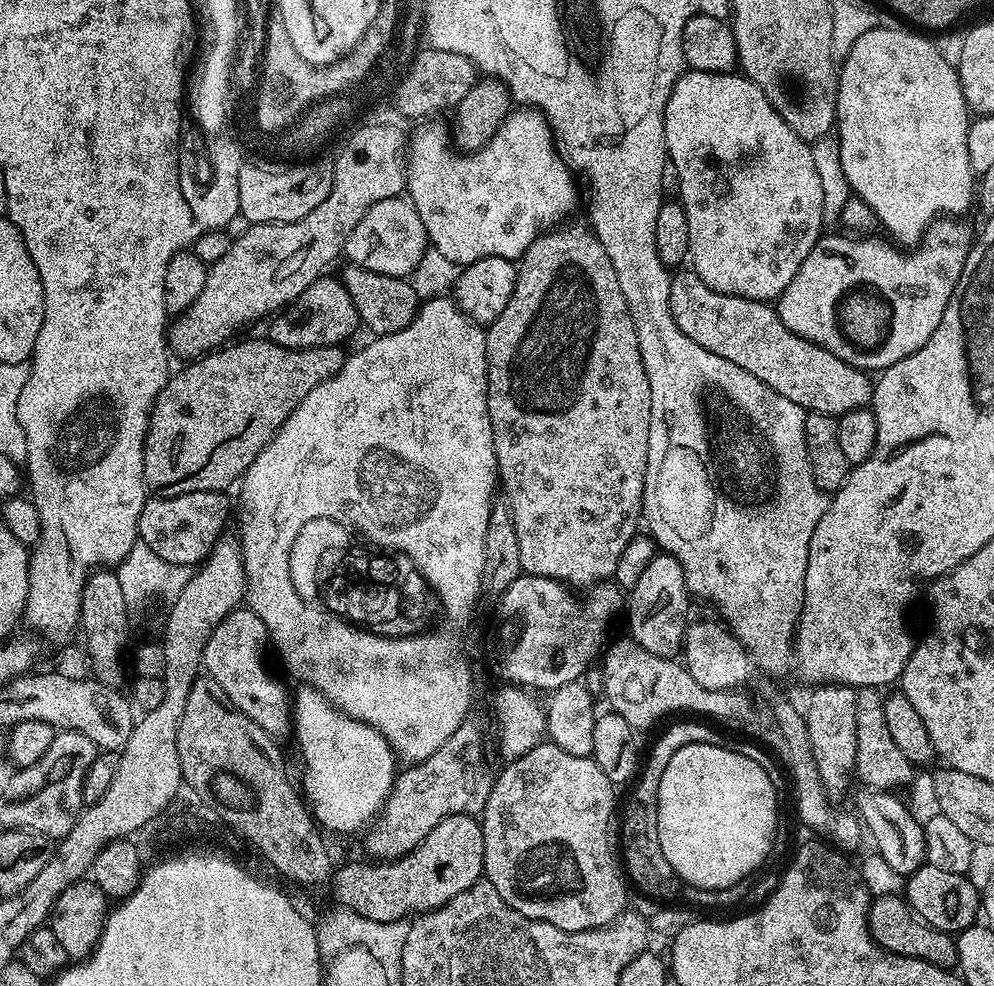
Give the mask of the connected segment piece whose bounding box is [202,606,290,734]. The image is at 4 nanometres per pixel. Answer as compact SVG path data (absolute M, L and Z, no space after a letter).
M247 606L238 607L229 616L222 618L214 634L210 634L210 642L206 642L202 668L214 682L218 682L218 686L222 686L222 690L226 690L226 698L230 698L230 702L234 702L234 706L242 710L246 718L254 718L254 722L258 722L262 730L269 734L277 734L276 732L289 731L290 728L290 692L272 677L271 670L264 665L264 647L267 649L269 644L268 631L262 618L258 618L258 614L254 614Z

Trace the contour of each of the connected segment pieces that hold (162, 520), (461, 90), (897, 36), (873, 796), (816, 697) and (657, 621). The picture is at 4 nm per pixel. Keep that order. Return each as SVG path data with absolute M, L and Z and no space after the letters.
M187 492L177 496L162 496L152 494L147 497L142 506L142 514L138 518L139 539L158 558L166 558L166 562L181 566L199 565L212 552L212 548L220 541L220 537L225 535L228 524L228 500L224 492Z
M424 46L414 58L406 78L396 90L396 108L406 118L422 120L446 108L453 109L472 89L478 70L472 60L453 51Z
M877 26L866 30L866 34L862 34L862 38L858 38L858 42L854 42L854 46L850 46L847 56L843 57L842 63L838 68L838 79L836 82L836 124L838 125L838 132L840 128L840 133L838 133L838 139L840 142L840 157L842 158L842 170L846 174L846 182L848 183L849 189L854 193L854 196L858 199L861 199L866 206L870 206L870 210L874 212L879 220L879 227L888 232L887 235L891 237L897 245L903 246L905 249L911 250L917 245L920 241L924 239L925 232L936 223L938 218L960 218L964 211L969 207L970 209L974 204L974 193L978 183L977 173L972 171L972 163L970 162L970 146L968 145L968 125L970 123L970 113L968 110L968 103L966 98L962 94L962 82L960 81L960 76L956 72L956 65L950 59L947 60L930 41L927 35L921 34L919 31L910 30L912 32L907 32L904 28L883 28L883 26Z
M867 786L859 789L855 811L858 813L867 835L872 835L872 844L880 855L879 863L905 878L913 876L926 863L926 838L923 823L899 800L892 790L881 790Z
M821 684L808 700L808 708L804 712L806 726L809 728L810 745L813 746L814 760L818 764L822 786L832 798L837 798L848 788L848 783L853 783L856 771L856 694L857 689L847 688L845 684Z
M656 555L626 600L631 639L650 654L675 657L681 651L685 631L690 624L688 600L690 593L684 581L682 566L673 556Z

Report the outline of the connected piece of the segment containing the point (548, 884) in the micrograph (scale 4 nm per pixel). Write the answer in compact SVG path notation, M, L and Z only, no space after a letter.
M541 742L536 744L526 754L509 759L508 765L499 773L495 773L492 789L486 798L486 806L482 813L480 825L482 826L482 842L484 843L484 876L487 883L498 890L498 894L518 914L522 914L527 920L537 920L538 922L550 922L550 926L558 926L558 930L567 932L585 932L595 928L604 928L620 917L625 911L628 896L624 893L625 877L618 867L618 860L612 857L612 848L608 845L608 827L613 827L612 811L616 808L616 792L613 782L602 774L598 762L591 756L579 756L578 754L566 754L557 744L551 742Z

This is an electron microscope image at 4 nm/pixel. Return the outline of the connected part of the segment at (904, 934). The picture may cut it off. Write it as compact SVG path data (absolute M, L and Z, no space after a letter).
M903 895L875 897L868 905L868 929L885 952L893 952L906 958L918 958L945 970L955 969L958 965L956 936L930 926L930 922L926 922L908 905Z

